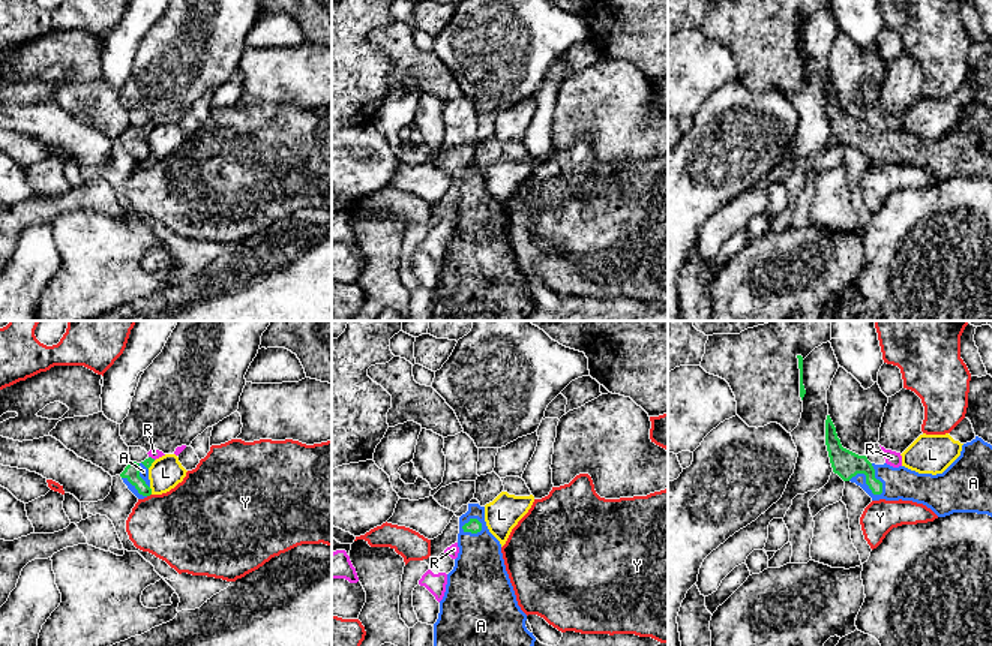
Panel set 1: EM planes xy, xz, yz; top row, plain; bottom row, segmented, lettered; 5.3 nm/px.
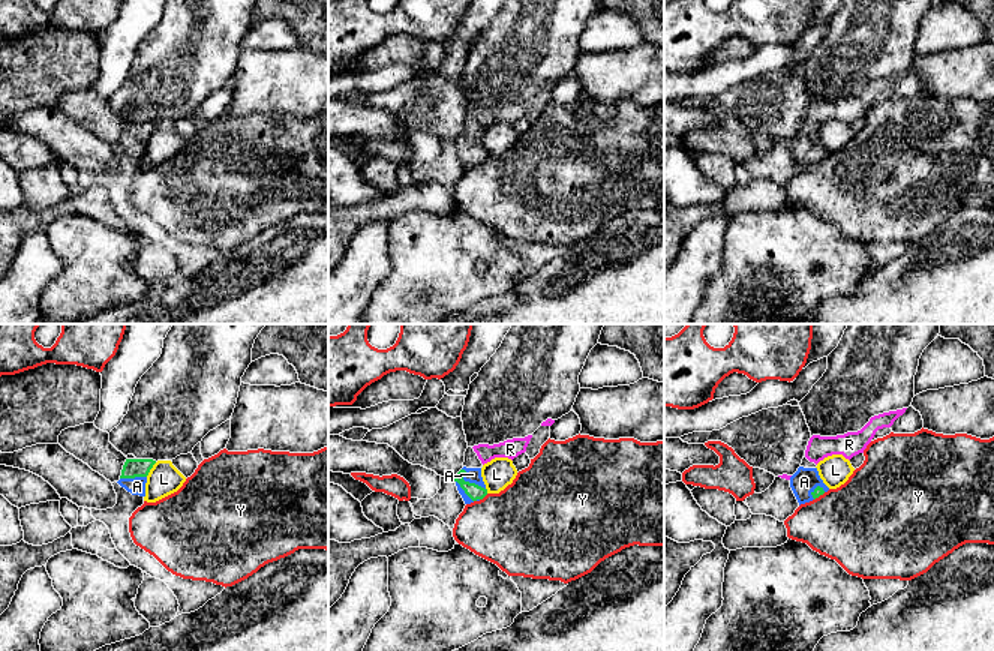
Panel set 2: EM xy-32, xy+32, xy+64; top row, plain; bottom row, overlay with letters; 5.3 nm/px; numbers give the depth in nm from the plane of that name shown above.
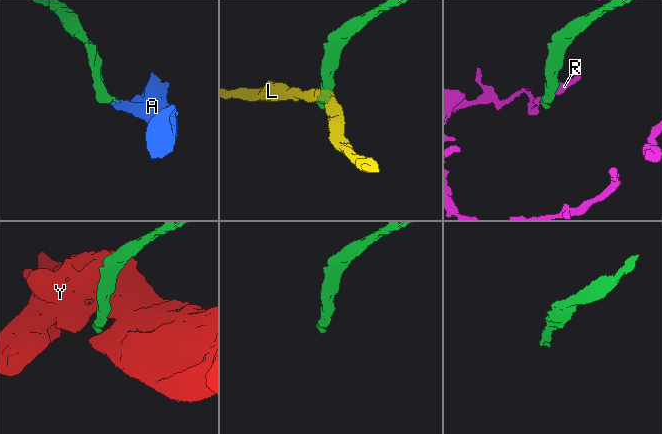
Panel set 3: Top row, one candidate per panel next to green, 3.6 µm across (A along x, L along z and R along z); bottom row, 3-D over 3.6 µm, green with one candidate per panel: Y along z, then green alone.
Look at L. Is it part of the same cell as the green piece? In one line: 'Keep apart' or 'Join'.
Keep apart

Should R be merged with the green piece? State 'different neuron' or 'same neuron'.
different neuron

